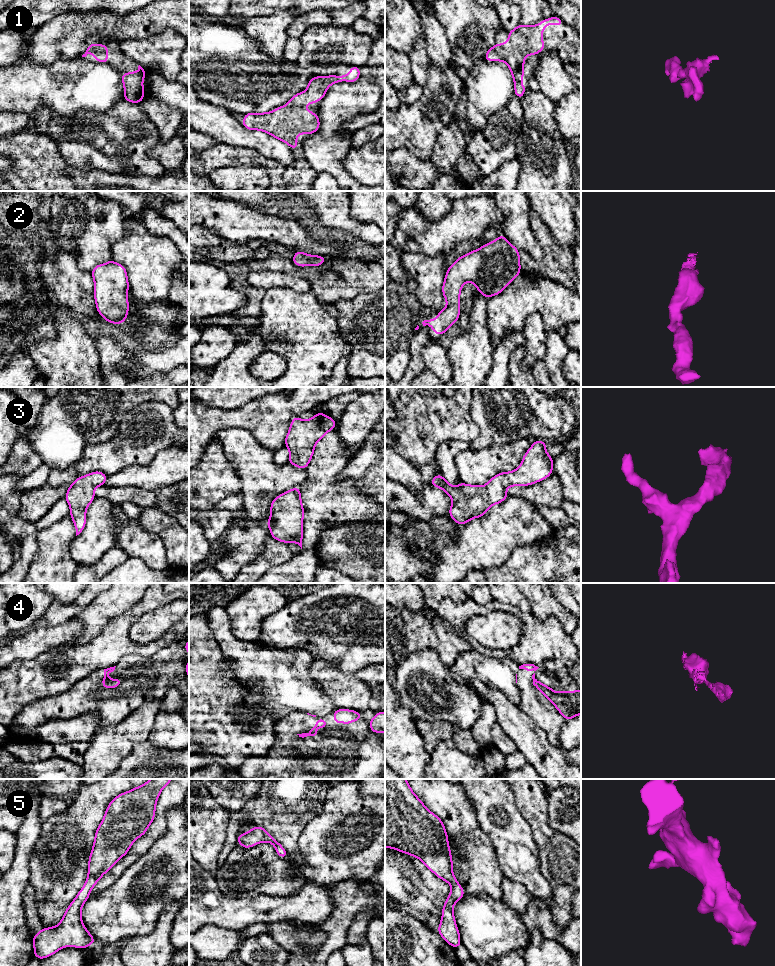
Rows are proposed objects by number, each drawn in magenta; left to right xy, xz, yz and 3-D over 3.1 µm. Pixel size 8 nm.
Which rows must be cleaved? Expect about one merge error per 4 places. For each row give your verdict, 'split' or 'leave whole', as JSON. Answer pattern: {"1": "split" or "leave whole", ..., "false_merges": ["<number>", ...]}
{"1": "leave whole", "2": "leave whole", "3": "leave whole", "4": "split", "5": "leave whole", "false_merges": ["4"]}

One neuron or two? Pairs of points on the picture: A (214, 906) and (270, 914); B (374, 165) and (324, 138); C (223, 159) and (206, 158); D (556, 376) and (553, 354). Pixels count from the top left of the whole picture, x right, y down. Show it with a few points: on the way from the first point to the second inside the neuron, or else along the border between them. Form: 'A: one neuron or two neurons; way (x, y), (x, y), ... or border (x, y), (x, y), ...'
A: one neuron; way (228, 911), (256, 911)
B: two neurons; border (352, 146), (342, 160), (348, 174)
C: one neuron; way (219, 158), (210, 158)
D: one neuron; way (554, 371), (553, 359)

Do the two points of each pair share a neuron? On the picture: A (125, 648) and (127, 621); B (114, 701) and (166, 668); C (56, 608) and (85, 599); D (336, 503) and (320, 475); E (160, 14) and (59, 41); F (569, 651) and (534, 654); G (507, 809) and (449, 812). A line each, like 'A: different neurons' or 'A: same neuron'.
A: same neuron
B: same neuron
C: same neuron
D: same neuron
E: same neuron
F: same neuron
G: different neurons

